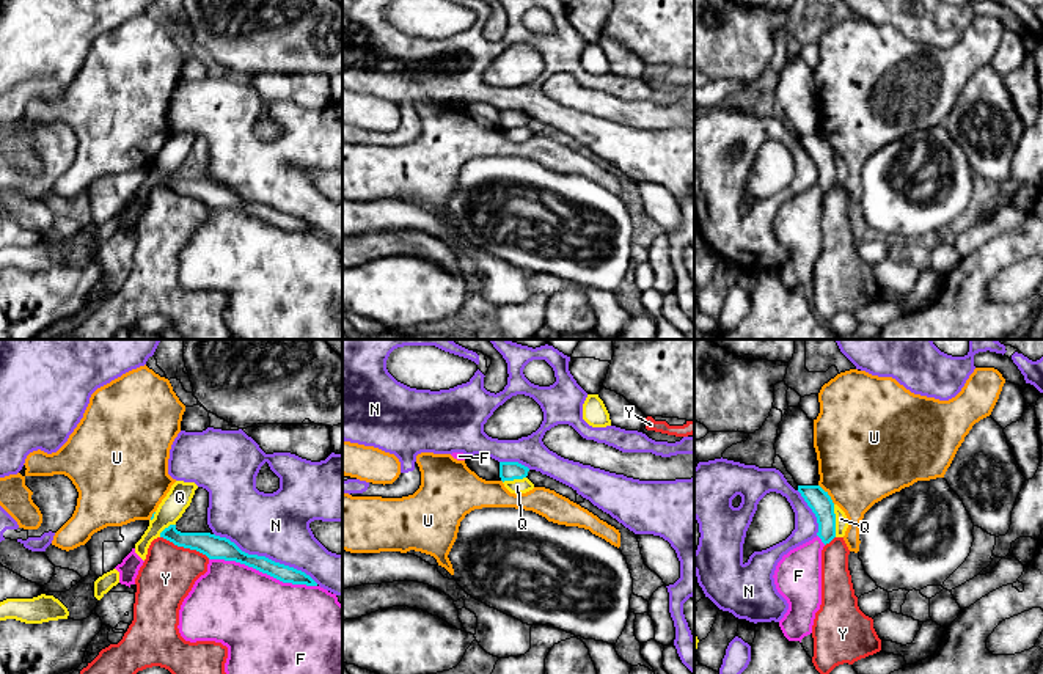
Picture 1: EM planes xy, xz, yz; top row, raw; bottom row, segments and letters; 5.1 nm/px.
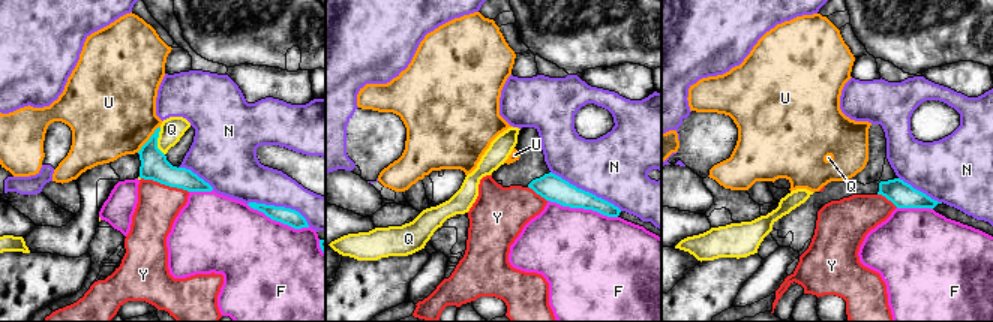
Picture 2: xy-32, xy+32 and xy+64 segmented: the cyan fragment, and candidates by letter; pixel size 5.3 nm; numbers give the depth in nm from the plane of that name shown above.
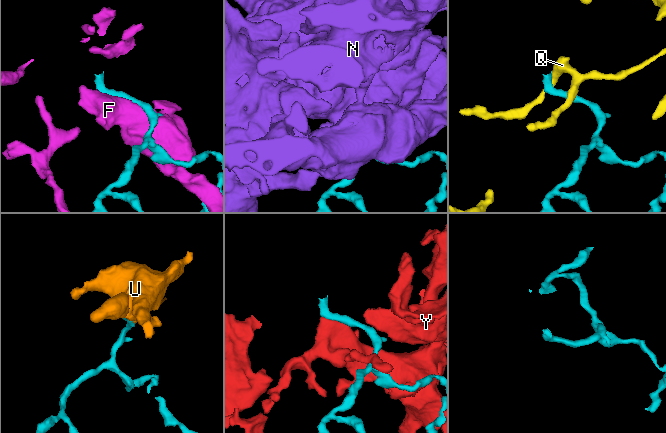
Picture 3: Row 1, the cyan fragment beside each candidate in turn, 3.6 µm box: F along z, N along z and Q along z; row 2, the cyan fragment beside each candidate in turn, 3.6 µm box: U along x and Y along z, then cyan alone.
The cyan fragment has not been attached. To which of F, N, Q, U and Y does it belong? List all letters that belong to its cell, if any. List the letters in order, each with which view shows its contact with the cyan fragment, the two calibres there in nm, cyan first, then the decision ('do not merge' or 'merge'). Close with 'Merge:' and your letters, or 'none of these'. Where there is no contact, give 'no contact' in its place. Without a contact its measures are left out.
F: xy | 110/460 nm | do not merge
N: xy | 120/340 nm | do not merge
Q: yz | 120/60 nm | do not merge
U: yz | 120/440 nm | do not merge
Y: xy | 120/280 nm | do not merge
Merge: none of these

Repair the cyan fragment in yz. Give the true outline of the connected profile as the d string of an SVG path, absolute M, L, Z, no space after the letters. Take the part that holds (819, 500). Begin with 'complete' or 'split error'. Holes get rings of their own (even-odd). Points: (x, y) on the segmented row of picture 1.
split error; M789 407L779 423L774 443L779 456L798 484L798 492L817 517L817 536L826 545L836 537L834 503L820 485L818 460L814 448L814 421L801 407Z

